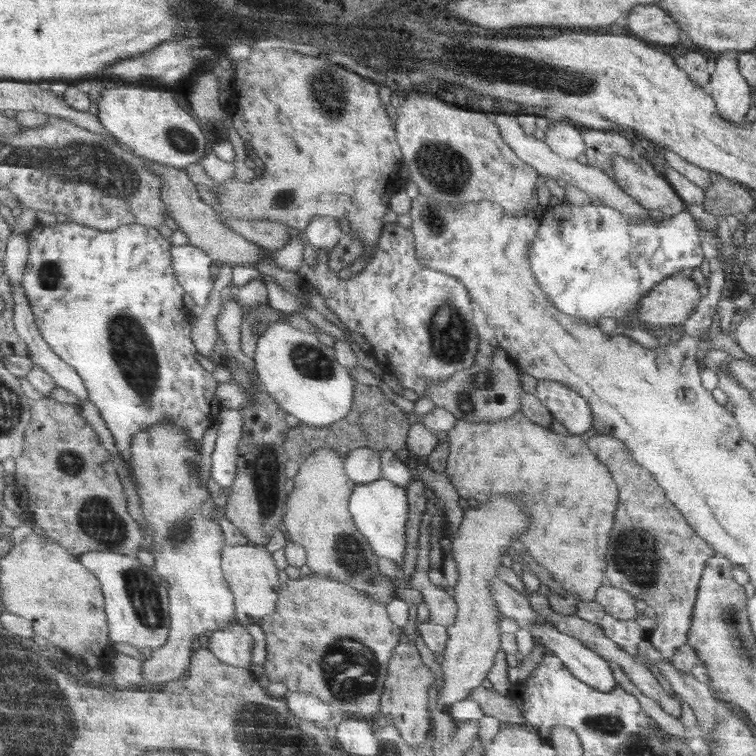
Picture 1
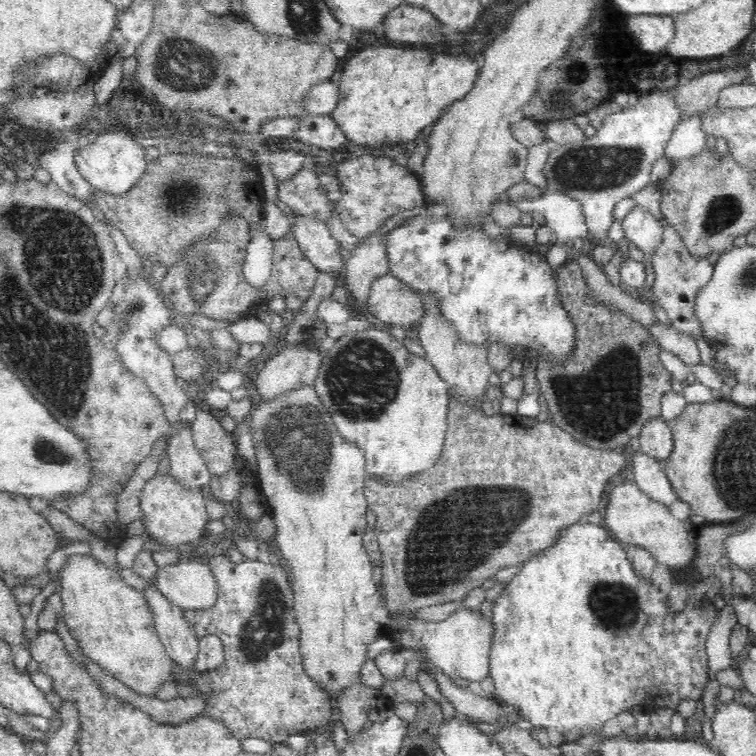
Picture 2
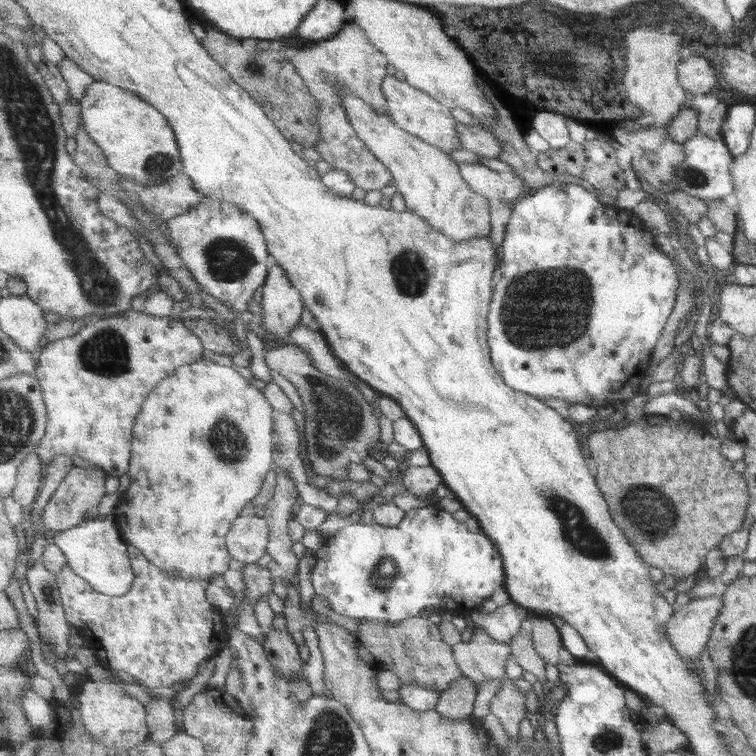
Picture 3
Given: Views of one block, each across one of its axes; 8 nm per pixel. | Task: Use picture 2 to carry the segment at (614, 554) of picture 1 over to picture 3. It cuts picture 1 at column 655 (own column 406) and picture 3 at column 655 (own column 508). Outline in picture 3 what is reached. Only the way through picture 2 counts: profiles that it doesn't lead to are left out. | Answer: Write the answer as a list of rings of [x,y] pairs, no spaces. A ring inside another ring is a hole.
[[[644,414],[626,427],[591,432],[587,437],[587,448],[597,465],[595,478],[602,492],[605,490],[605,498],[609,498],[613,520],[625,530],[641,560],[675,576],[677,581],[703,569],[705,553],[715,548],[724,536],[740,529],[748,505],[746,482],[733,471],[732,462],[721,457],[719,447],[723,440],[711,437],[706,425],[679,426],[668,415]]]

